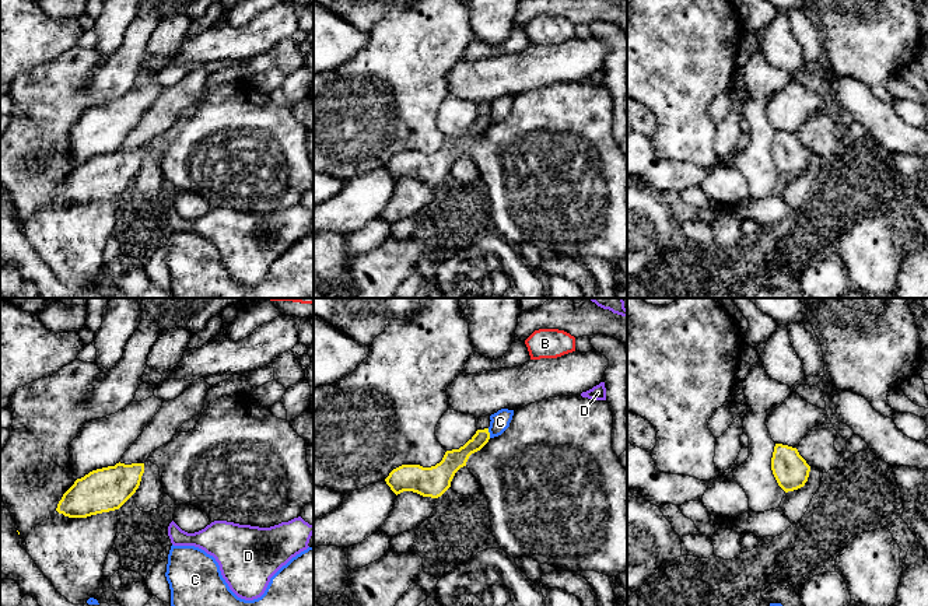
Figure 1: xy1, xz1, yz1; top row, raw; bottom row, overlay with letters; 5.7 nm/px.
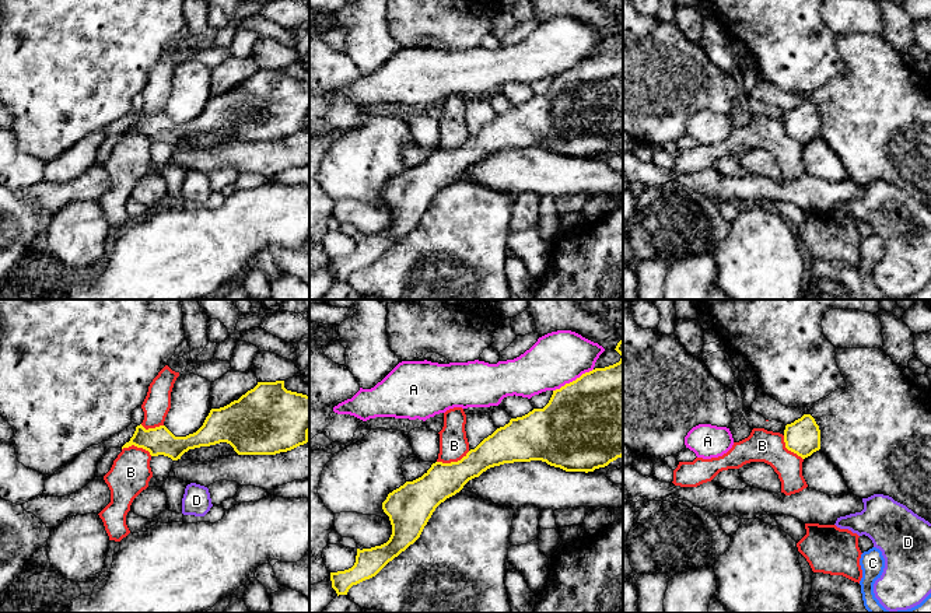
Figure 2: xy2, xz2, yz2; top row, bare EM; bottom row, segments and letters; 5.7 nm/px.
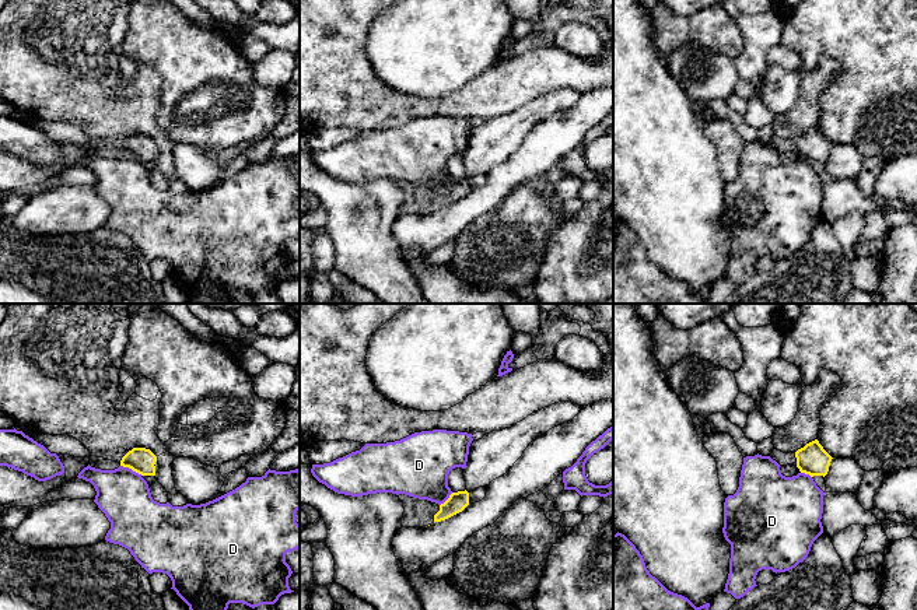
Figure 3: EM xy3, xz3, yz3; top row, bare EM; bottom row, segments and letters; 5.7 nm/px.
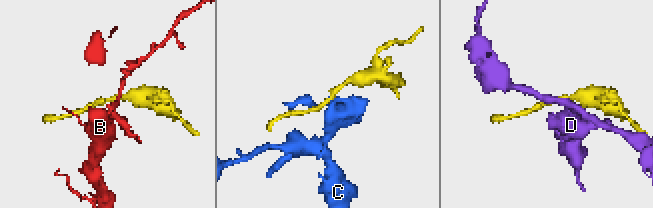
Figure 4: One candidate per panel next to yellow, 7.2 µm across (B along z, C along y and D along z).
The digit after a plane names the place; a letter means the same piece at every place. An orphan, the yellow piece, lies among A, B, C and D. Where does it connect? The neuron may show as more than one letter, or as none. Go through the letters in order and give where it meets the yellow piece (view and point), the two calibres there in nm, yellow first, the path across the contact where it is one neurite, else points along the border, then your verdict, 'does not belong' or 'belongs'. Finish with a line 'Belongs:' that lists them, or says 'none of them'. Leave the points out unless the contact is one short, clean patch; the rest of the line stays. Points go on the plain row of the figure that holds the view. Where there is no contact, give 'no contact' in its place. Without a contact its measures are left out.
A: xz2 (573, 67) | 500/300 nm | does not belong
B: xz2 (452, 149) | 200/170 nm | along xz2 (469, 137), (457, 147), (437, 149) | does not belong
C: xz1 (489, 119) | 120/110 nm | along xz1 (487, 115), (490, 123) | does not belong
D: xy3 (132, 155) | 150/300 nm | along xy3 (121, 151), (142, 161) | does not belong
Belongs: none of them

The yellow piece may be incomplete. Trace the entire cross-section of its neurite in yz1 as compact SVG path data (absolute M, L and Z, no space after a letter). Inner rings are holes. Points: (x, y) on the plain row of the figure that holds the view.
M775 130L771 157L778 172L785 178L794 178L805 172L810 153L799 141L796 134Z

